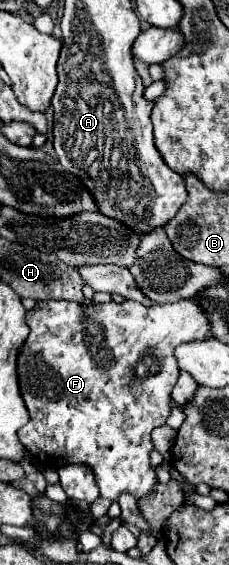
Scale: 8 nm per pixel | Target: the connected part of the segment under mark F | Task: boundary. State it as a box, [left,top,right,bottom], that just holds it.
[18,298,210,502]

